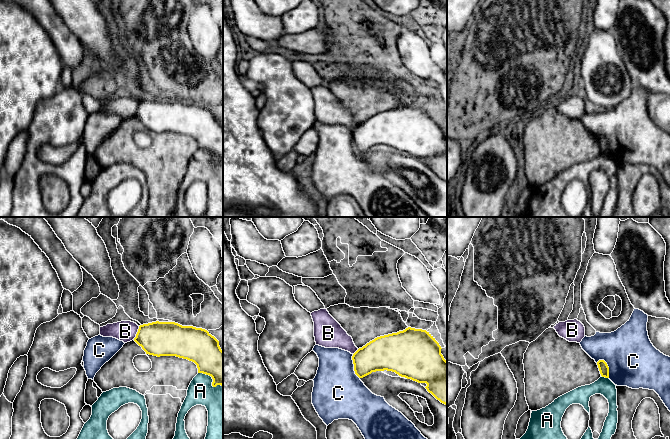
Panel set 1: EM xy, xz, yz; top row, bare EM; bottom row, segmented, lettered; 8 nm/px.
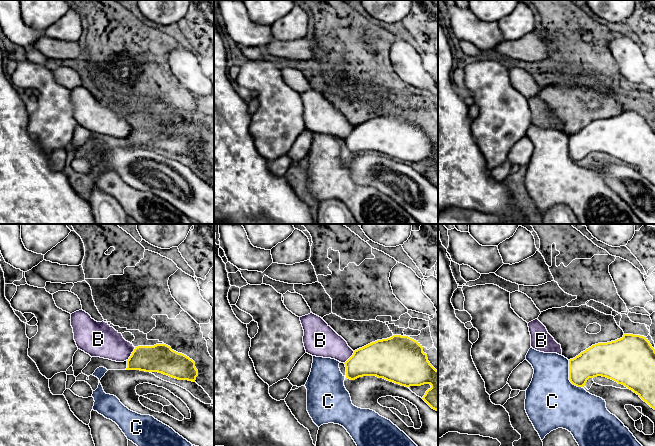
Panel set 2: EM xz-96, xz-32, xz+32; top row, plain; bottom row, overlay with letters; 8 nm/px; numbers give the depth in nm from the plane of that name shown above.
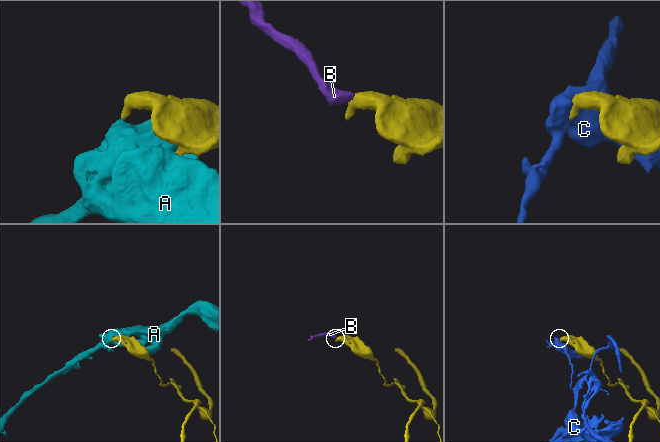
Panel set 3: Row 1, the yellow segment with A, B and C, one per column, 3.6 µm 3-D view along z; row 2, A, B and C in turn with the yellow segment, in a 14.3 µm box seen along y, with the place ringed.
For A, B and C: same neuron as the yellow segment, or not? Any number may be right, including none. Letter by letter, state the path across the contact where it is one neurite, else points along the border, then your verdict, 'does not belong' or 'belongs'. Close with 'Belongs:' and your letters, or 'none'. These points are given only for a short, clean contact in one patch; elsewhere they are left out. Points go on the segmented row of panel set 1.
A: does not belong
B: border xy (139, 326), (133, 339); does not belong
C: border yz (599, 359), (606, 363), (609, 377); does not belong
Belongs: none

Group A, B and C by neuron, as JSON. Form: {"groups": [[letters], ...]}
{"groups": [["A"], ["B", "C"]]}

